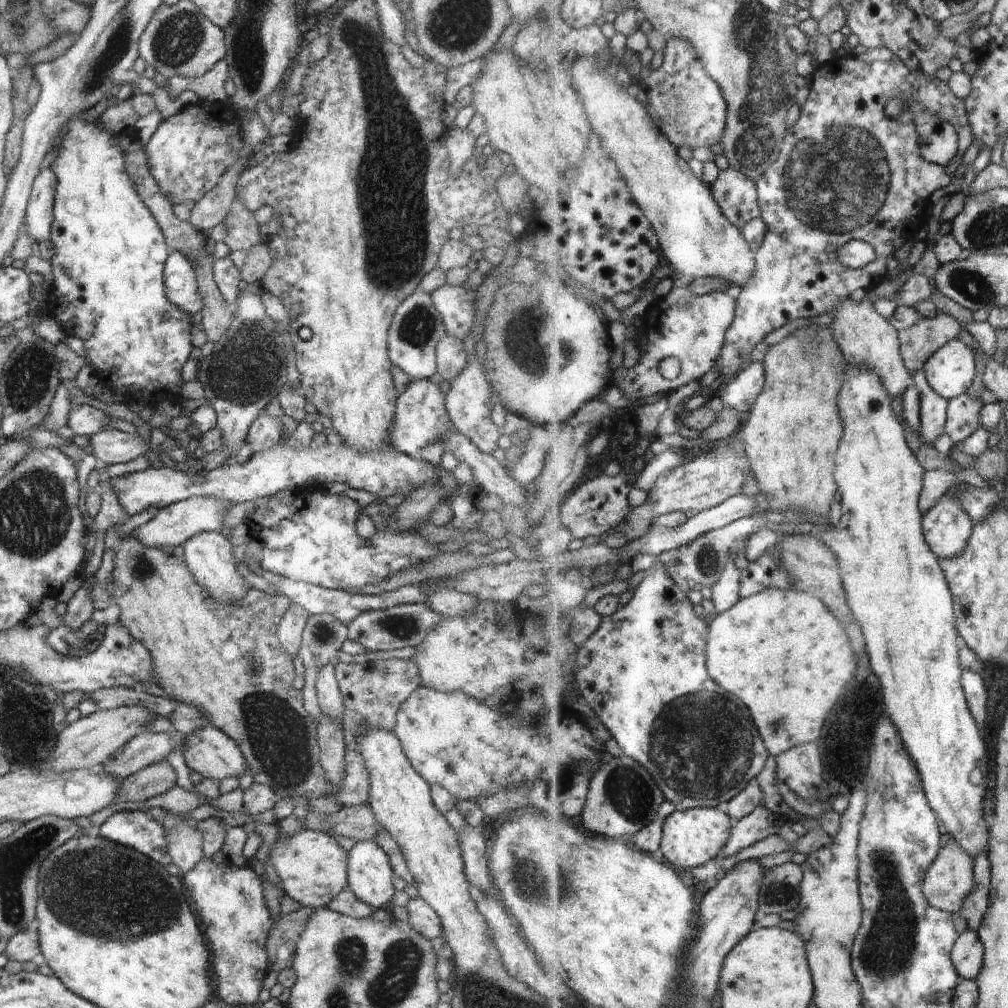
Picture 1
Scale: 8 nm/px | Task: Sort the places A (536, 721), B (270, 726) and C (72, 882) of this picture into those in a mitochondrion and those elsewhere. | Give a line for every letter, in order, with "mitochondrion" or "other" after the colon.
A: other
B: mitochondrion
C: mitochondrion

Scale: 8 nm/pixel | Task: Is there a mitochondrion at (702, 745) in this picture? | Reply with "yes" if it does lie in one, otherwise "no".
yes

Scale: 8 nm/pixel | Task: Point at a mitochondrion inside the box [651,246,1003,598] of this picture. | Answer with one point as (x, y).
(973, 285)

